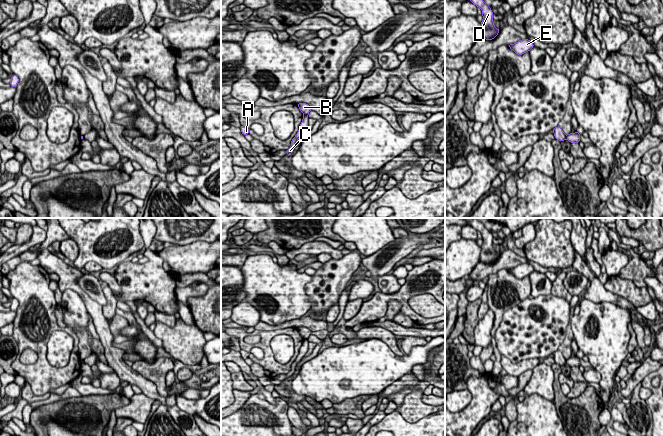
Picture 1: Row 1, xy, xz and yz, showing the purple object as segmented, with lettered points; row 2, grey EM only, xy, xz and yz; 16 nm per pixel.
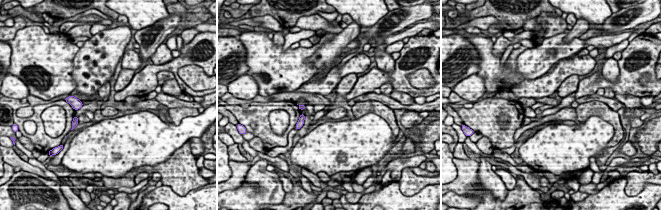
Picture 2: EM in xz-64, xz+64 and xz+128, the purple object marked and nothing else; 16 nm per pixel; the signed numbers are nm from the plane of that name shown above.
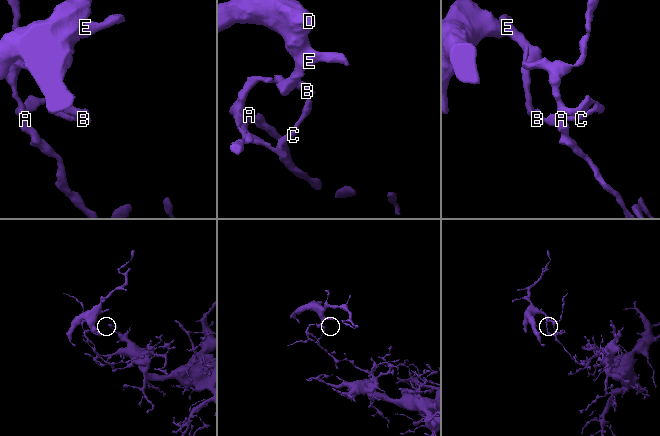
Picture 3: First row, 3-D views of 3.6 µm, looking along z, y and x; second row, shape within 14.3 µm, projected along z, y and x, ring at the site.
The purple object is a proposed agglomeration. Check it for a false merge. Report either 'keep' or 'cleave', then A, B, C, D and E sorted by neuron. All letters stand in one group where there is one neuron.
cleave; A C / B D E

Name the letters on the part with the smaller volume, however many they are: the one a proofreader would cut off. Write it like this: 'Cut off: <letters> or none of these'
Cut off: B, D, E

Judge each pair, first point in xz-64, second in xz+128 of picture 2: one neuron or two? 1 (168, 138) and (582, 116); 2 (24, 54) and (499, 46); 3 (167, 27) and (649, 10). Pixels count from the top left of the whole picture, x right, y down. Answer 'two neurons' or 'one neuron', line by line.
1: two neurons
2: two neurons
3: one neuron

